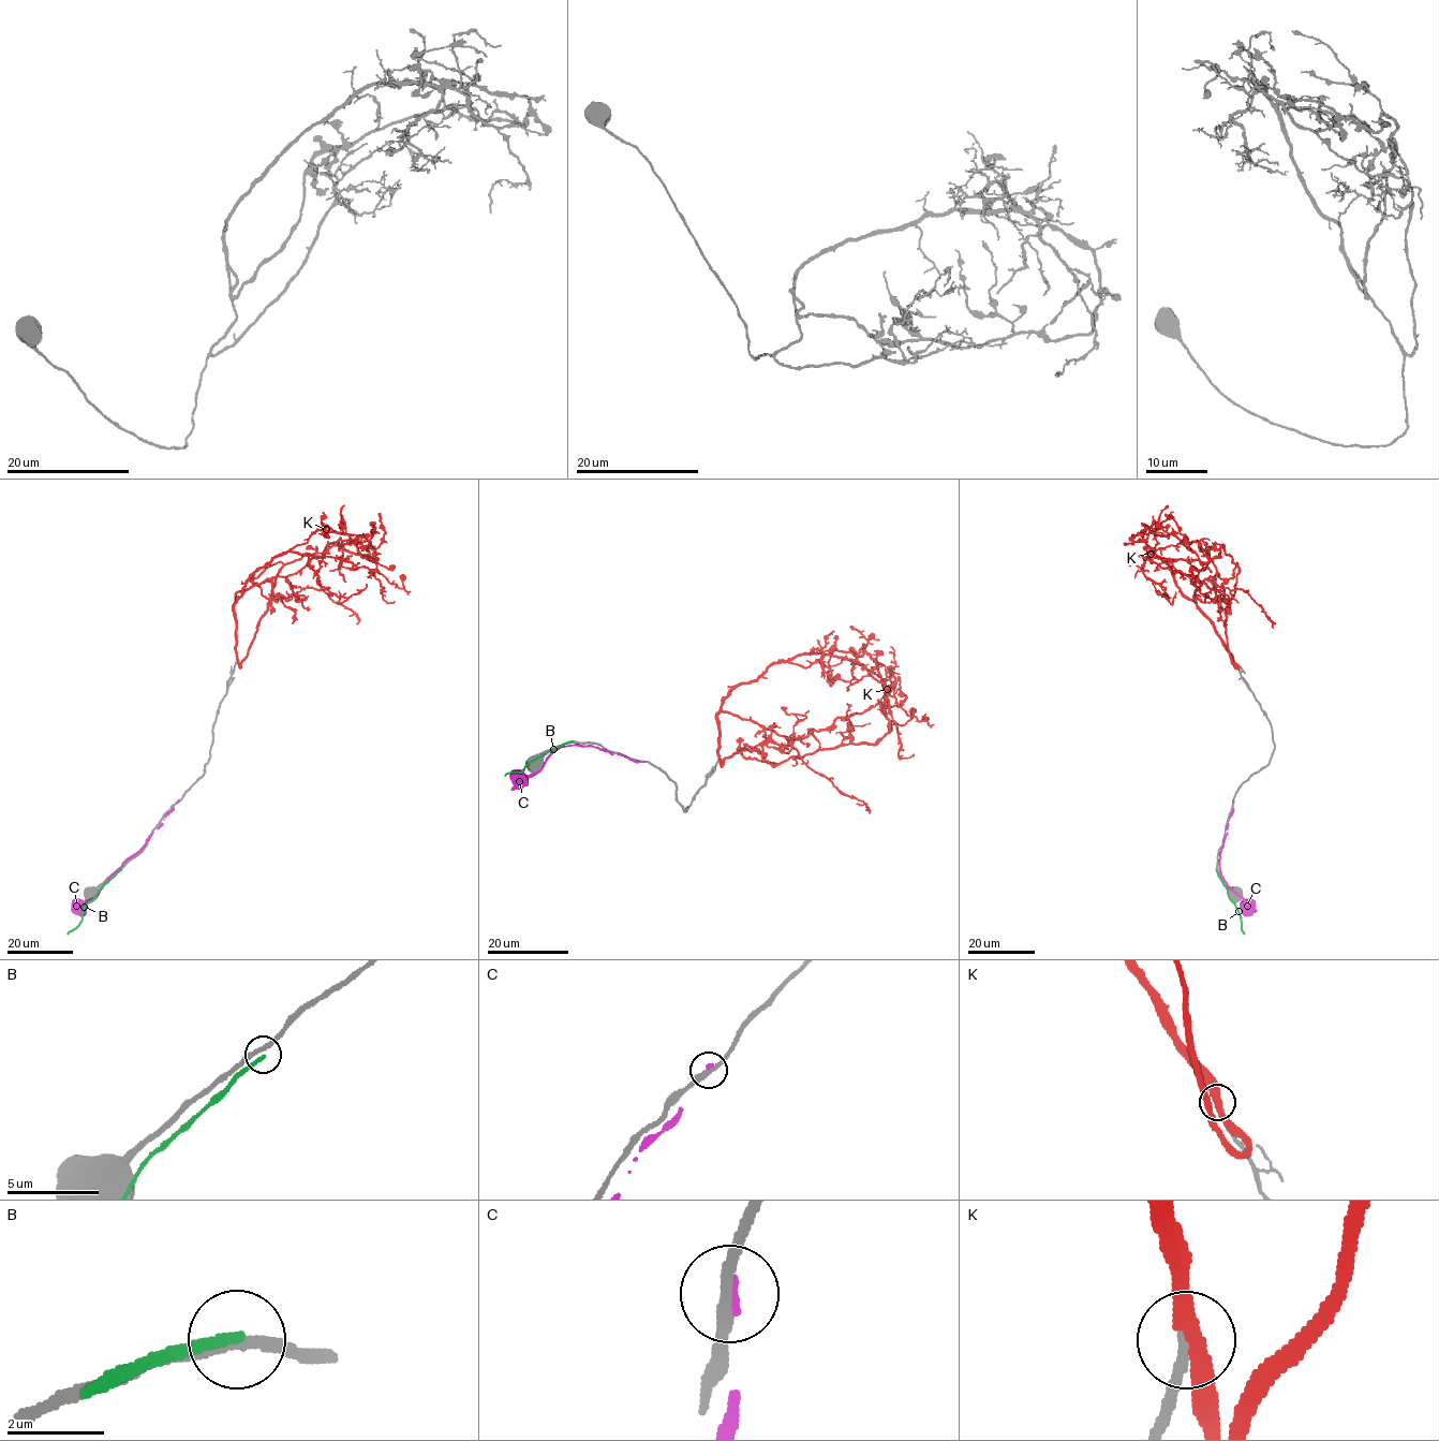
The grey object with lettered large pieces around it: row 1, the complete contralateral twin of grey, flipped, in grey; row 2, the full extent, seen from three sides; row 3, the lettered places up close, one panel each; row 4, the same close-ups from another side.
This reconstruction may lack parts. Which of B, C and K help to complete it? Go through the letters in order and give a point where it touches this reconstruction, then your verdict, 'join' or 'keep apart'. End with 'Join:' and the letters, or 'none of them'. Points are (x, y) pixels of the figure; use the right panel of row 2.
B: contact (1216, 869); keep apart
C: contact (1233, 802); keep apart
K: contact (1233, 659); join
Join: K

